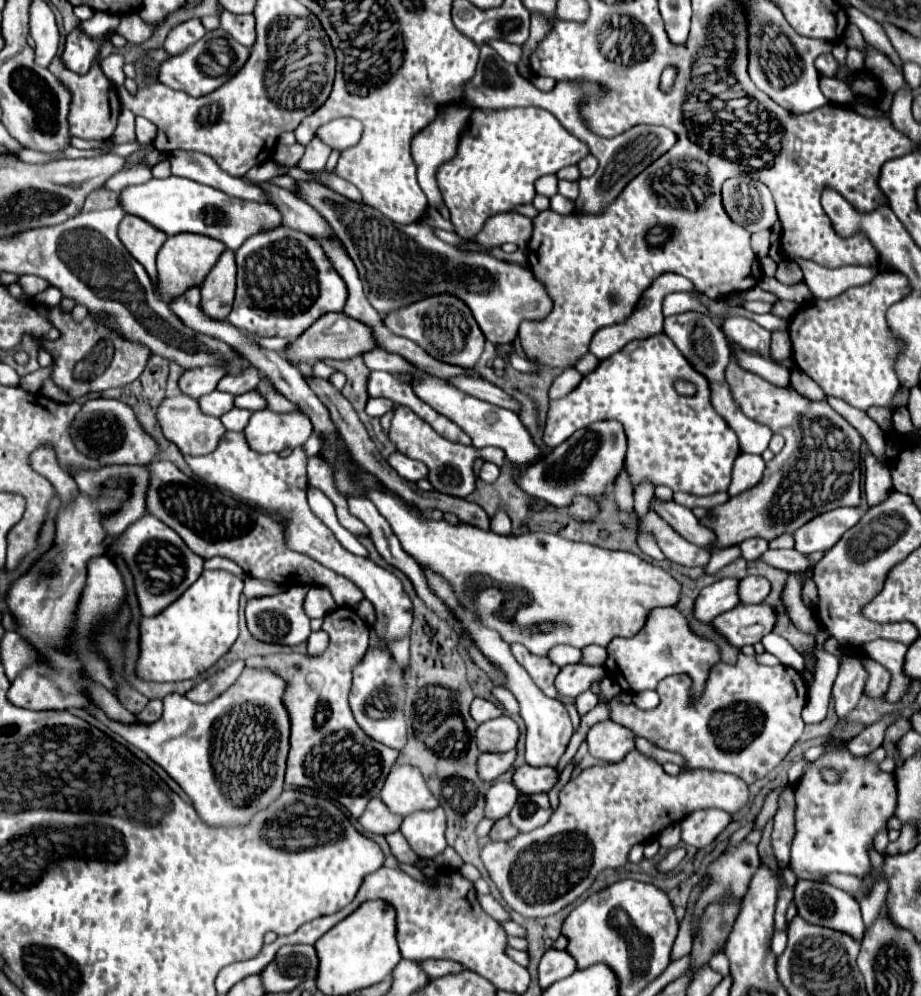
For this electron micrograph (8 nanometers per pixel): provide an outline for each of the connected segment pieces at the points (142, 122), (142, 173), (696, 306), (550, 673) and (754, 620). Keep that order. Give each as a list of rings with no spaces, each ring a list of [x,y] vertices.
[[[136,118],[136,138],[138,138],[138,144],[152,144],[156,136],[156,126],[152,126],[152,122],[148,122],[146,118]]]
[[[138,150],[138,152],[130,154],[130,156],[126,156],[126,166],[120,172],[116,172],[104,184],[104,188],[120,192],[126,186],[144,184],[144,182],[152,180],[152,168],[146,164],[146,160],[144,160],[146,156],[148,156],[148,150]]]
[[[674,292],[668,294],[662,302],[664,306],[664,316],[672,316],[672,314],[680,314],[680,312],[688,312],[688,310],[696,310],[696,312],[706,312],[706,308],[688,292]]]
[[[514,644],[512,646],[512,654],[514,658],[520,662],[520,666],[530,674],[530,678],[534,680],[534,684],[546,694],[546,696],[556,696],[556,688],[554,688],[554,678],[560,672],[560,668],[556,664],[552,664],[548,658],[540,658],[532,652],[528,652],[524,646]]]
[[[738,604],[736,608],[720,614],[712,620],[712,628],[728,640],[730,646],[742,648],[746,644],[760,642],[776,622],[776,614],[766,604]]]

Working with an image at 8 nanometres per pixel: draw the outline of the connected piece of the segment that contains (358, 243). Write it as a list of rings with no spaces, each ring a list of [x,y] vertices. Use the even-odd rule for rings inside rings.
[[[296,182],[296,194],[316,208],[334,228],[360,272],[364,292],[376,294],[376,310],[382,316],[410,306],[412,302],[448,292],[472,310],[486,340],[492,344],[508,344],[516,338],[524,318],[544,318],[548,310],[552,310],[552,300],[528,266],[508,264],[486,252],[450,246],[442,242],[426,222],[396,224],[378,210],[348,200],[320,182]],[[370,284],[374,292],[370,292]]]

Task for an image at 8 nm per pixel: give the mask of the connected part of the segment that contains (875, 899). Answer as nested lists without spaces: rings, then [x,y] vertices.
[[[878,876],[878,882],[874,884],[874,890],[868,898],[862,898],[860,900],[860,906],[862,906],[862,918],[864,918],[864,924],[866,926],[872,926],[872,922],[876,920],[876,914],[880,914],[880,908],[884,904],[884,896],[888,892],[888,886],[884,882],[882,876]]]

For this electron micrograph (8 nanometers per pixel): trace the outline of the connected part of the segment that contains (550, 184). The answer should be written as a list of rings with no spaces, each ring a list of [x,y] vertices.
[[[542,176],[538,182],[536,182],[536,192],[542,194],[542,196],[548,196],[552,198],[558,190],[556,190],[556,184],[558,184],[558,178],[556,176]]]

